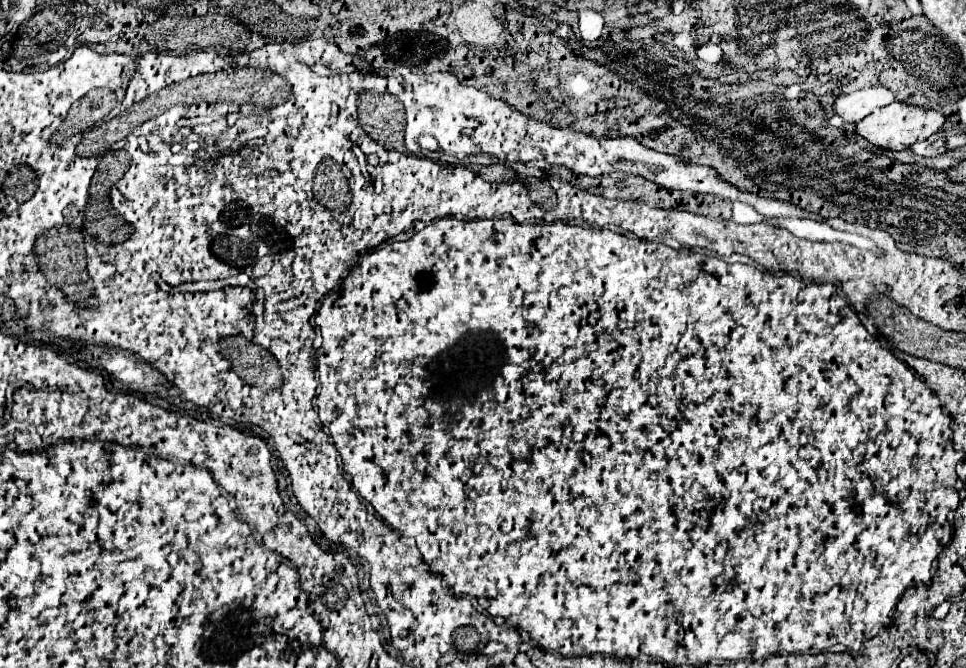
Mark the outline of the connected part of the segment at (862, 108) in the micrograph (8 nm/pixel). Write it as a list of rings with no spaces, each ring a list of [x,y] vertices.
[[[883,85],[865,87],[849,95],[839,95],[835,101],[835,113],[847,123],[859,123],[863,117],[871,115],[875,107],[885,107],[895,101],[891,89]]]

